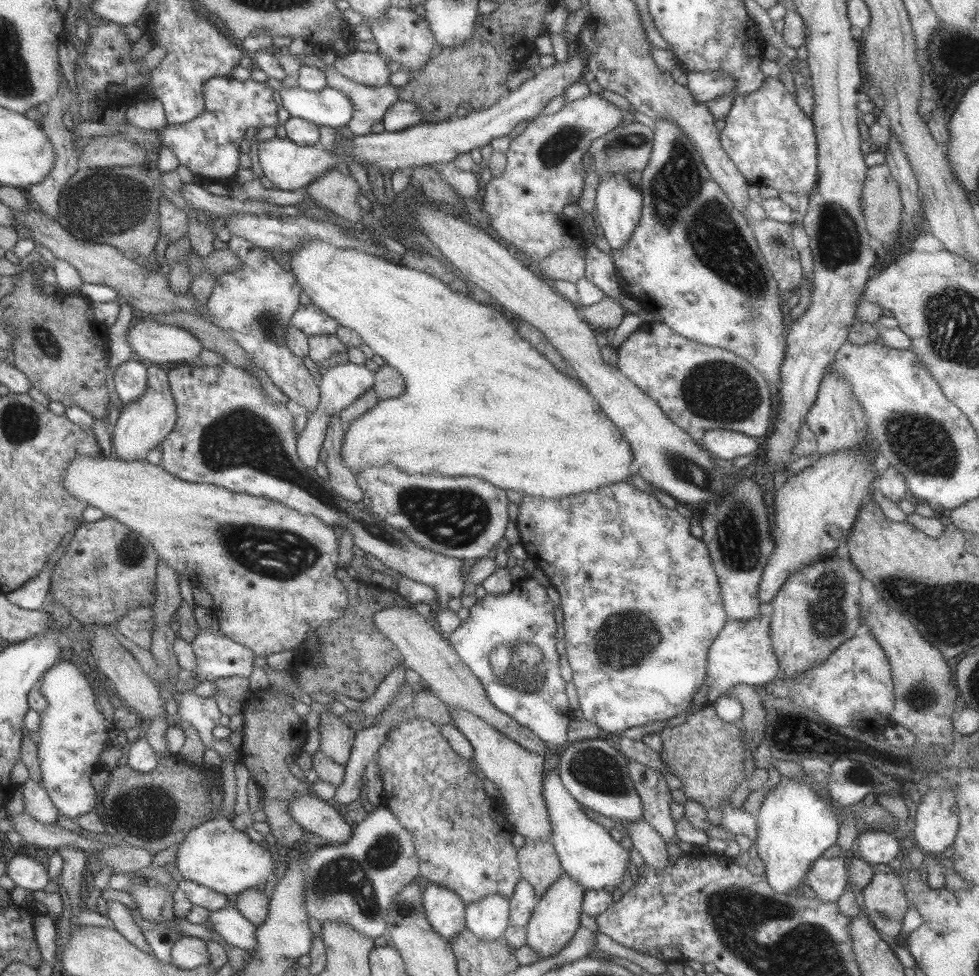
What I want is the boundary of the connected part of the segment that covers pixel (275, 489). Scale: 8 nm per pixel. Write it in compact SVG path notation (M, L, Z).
M222 357L219 365L187 363L171 368L166 375L171 397L175 401L177 420L165 440L160 442L162 448L160 467L163 470L184 482L213 484L231 492L263 497L284 504L299 513L313 515L325 525L335 527L337 530L349 529L353 544L357 548L372 554L387 568L411 580L431 586L443 604L449 598L462 595L461 590L465 584L463 581L465 576L461 572L463 559L419 547L405 533L389 526L362 505L343 500L332 491L326 480L317 476L314 468L307 468L301 463L296 453L298 434L295 432L291 413L283 404L269 400L269 396L263 392L263 388L252 373L229 364Z

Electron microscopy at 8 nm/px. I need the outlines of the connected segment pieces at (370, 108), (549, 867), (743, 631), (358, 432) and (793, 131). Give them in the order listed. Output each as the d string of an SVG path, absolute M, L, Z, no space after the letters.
M325 64L323 75L325 75L327 87L339 90L353 103L353 114L346 126L354 136L369 133L371 126L381 121L389 105L398 100L397 88L390 83L377 86L377 88L363 86L363 84L347 80L333 68L333 65L329 64Z
M524 838L523 846L517 849L516 854L522 879L529 882L535 890L535 896L541 898L543 892L562 874L560 862L549 838Z
M759 614L751 620L727 620L711 641L707 653L707 667L705 667L707 690L707 704L715 703L722 696L724 690L729 691L736 685L743 684L772 686L777 679L779 662L769 638L769 614Z
M310 241L288 254L292 258L291 262L287 263L287 266L290 266L289 272L300 285L300 289L307 294L311 304L327 313L338 326L353 330L361 338L362 344L367 345L375 355L395 368L404 380L404 394L397 398L378 401L374 408L369 408L361 413L361 416L357 416L355 420L349 422L349 426L344 427L345 434L343 434L339 455L351 473L355 474L365 467L373 465L380 467L389 463L403 472L409 472L409 474L477 476L477 478L491 482L497 488L503 488L503 490L515 490L515 492L523 492L523 494L535 496L535 498L549 499L597 490L601 486L609 486L615 482L631 484L630 478L634 473L633 455L631 455L631 447L627 444L625 437L621 435L621 431L601 411L601 407L593 395L577 378L557 371L547 359L535 348L532 348L529 342L519 336L514 327L514 319L497 305L475 302L471 296L451 290L441 280L425 272L406 268L357 250L336 248L325 242Z
M768 76L761 88L733 98L731 108L724 118L720 143L743 178L751 185L770 186L778 192L797 192L809 197L817 182L817 147L813 123L795 102L779 78Z

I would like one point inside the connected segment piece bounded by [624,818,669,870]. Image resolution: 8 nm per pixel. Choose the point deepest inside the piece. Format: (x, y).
(651, 847)

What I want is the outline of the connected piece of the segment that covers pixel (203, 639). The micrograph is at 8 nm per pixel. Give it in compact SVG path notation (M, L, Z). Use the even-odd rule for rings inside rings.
M199 629L197 635L191 641L190 646L196 664L196 670L193 676L197 677L199 681L215 681L219 678L233 676L247 679L251 674L251 670L254 668L253 658L255 658L255 654L253 654L253 651L223 635L220 630Z

